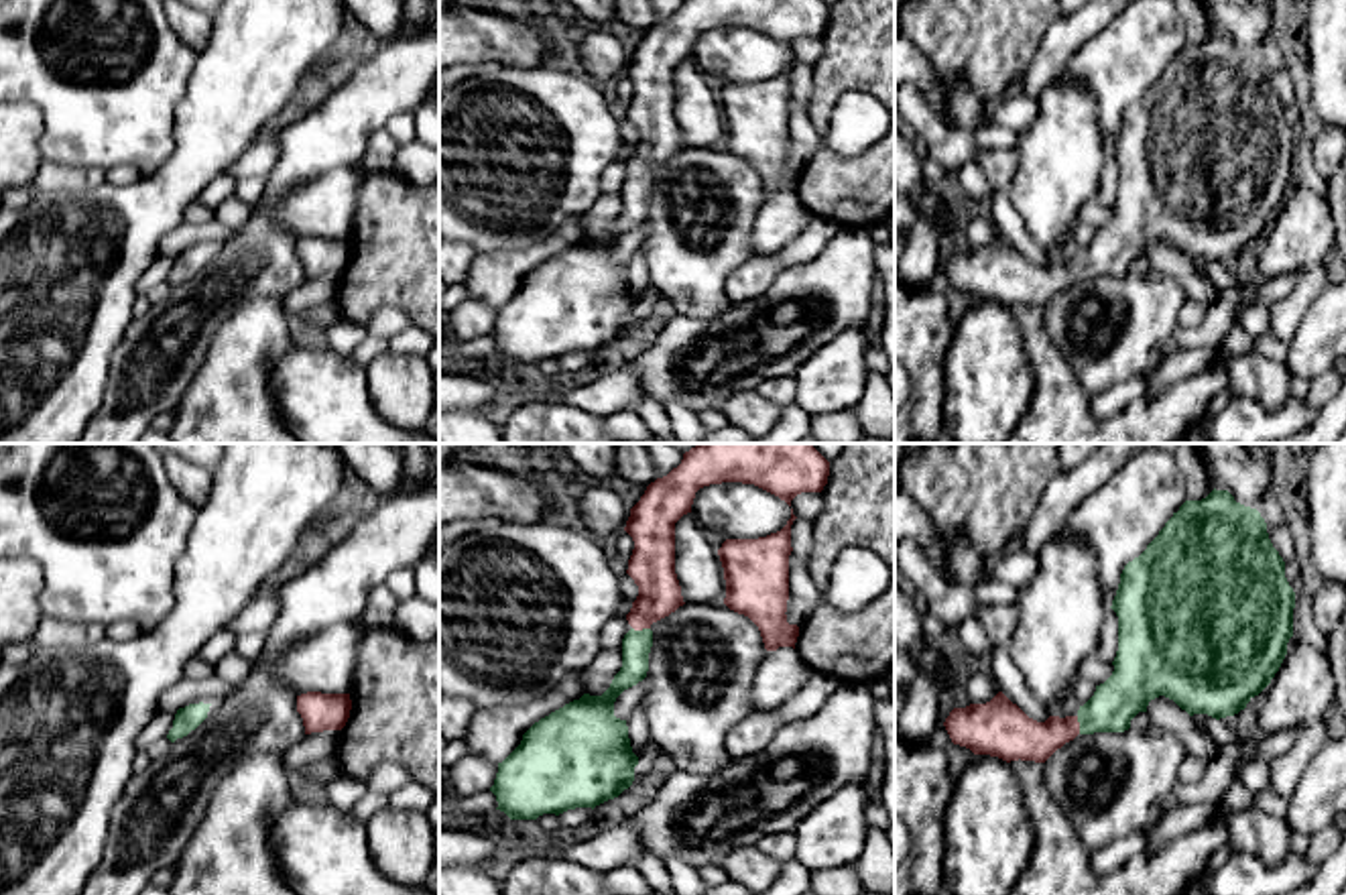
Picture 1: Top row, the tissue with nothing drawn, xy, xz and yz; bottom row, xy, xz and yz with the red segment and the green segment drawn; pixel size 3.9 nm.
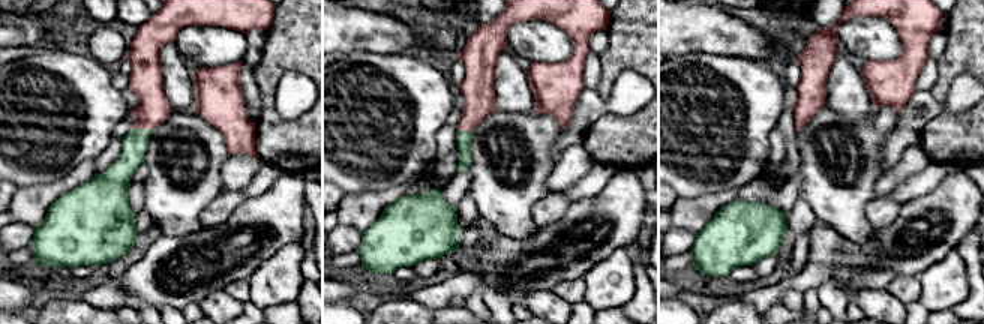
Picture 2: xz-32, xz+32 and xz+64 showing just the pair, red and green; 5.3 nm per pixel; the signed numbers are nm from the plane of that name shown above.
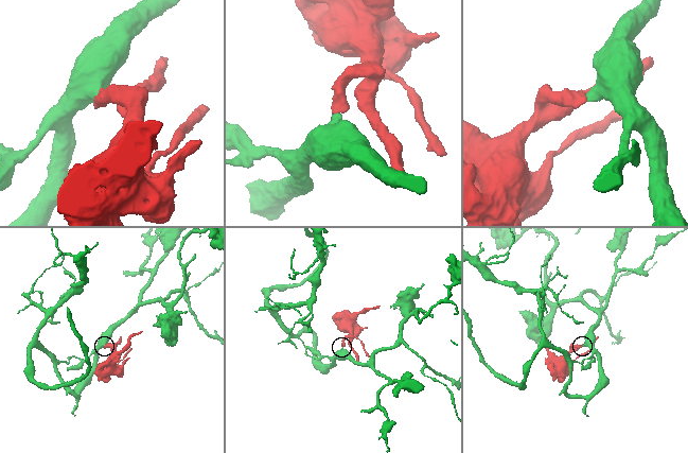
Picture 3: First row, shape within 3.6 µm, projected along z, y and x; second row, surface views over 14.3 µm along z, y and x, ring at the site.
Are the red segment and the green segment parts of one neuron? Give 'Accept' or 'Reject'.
Accept

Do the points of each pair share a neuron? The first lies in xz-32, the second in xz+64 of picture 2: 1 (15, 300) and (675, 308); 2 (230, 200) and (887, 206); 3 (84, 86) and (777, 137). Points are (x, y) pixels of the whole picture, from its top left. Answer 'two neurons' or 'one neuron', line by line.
1: two neurons
2: one neuron
3: two neurons

